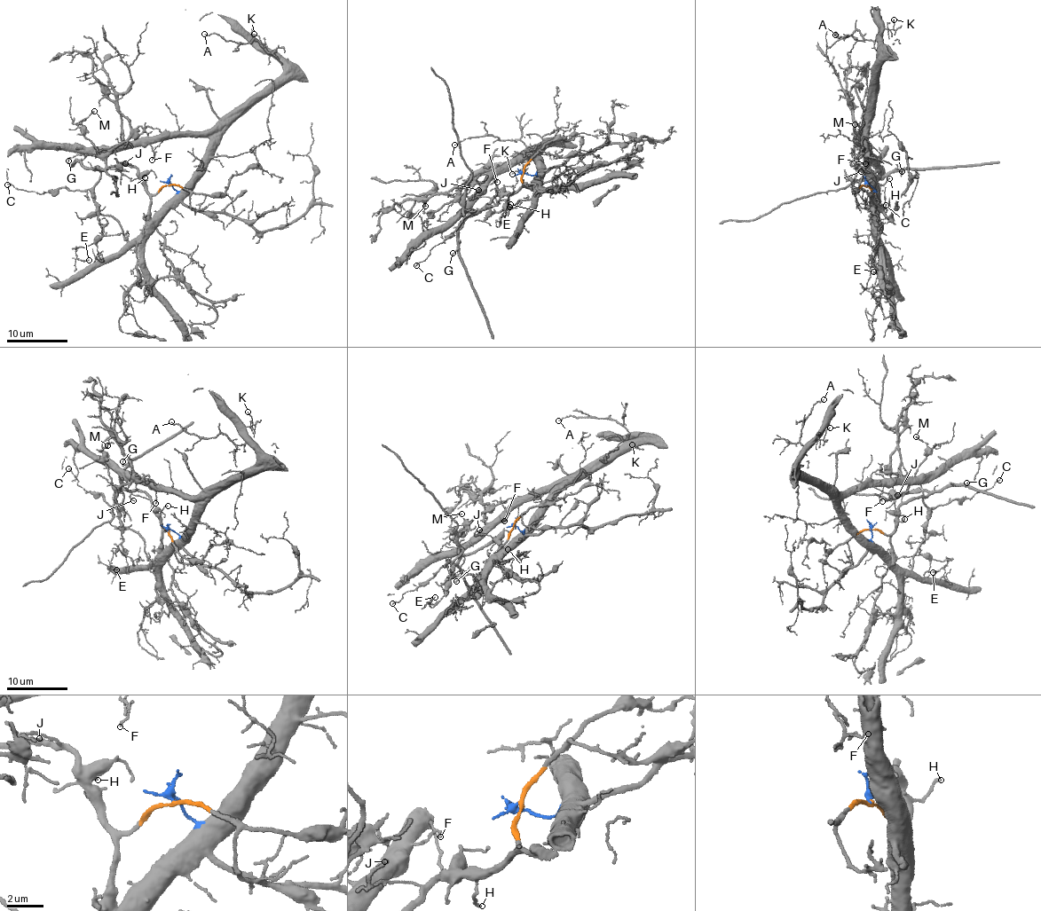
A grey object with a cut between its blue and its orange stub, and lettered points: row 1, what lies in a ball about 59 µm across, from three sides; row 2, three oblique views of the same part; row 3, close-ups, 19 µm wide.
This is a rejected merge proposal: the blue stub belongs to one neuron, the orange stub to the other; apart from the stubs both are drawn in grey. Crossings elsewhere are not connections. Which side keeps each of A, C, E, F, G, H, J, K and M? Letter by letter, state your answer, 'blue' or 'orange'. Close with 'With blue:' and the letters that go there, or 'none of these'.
A: blue
C: orange
E: orange
F: blue
G: orange
H: orange
J: orange
K: blue
M: orange
With blue: A, F, K

